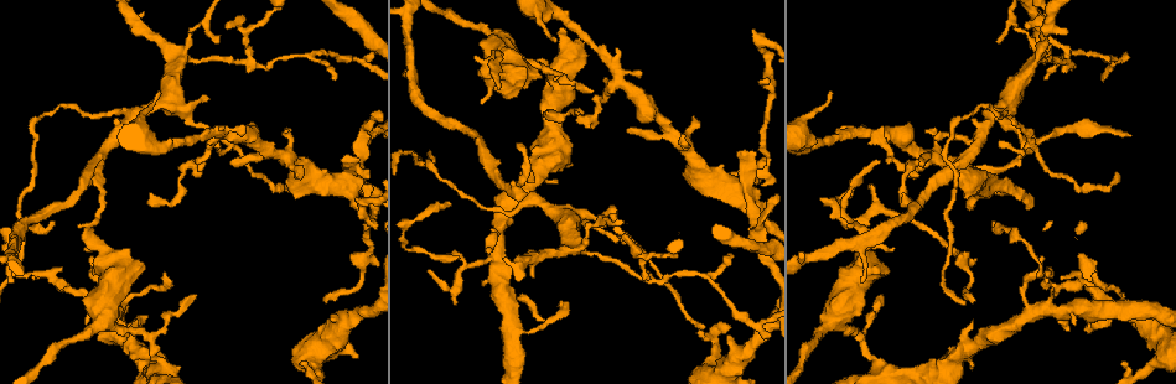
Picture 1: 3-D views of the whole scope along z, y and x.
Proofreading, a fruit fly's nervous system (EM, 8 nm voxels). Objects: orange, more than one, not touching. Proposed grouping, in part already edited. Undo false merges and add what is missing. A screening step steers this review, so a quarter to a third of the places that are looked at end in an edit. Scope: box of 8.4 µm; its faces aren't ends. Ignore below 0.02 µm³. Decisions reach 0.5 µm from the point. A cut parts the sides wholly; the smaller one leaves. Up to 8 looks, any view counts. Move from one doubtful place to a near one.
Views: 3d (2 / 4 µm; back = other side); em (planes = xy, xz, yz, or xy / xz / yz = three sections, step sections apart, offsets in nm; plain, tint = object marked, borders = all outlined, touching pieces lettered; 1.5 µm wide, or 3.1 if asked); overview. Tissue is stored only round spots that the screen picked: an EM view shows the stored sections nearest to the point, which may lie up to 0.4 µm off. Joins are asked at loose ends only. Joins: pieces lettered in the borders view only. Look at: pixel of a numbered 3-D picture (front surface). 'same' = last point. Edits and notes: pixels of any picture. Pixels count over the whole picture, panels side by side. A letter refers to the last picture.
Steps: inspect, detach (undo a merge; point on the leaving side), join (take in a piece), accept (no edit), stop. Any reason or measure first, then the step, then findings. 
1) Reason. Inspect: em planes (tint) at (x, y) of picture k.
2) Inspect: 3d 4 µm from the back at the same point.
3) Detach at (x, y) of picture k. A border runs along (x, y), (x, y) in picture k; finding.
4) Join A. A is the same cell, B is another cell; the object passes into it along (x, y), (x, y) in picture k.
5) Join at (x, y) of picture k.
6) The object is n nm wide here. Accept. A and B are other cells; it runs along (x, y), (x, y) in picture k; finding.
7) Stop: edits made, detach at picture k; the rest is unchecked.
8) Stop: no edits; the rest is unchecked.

An open end. Inspect: em xy step 8 (tint) at (294, 174) of picture 1.

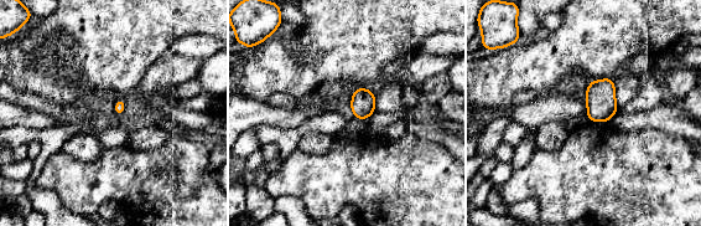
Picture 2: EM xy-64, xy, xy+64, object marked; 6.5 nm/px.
What lies round it. Inspect: em xy step 8 (borders) at the same point.

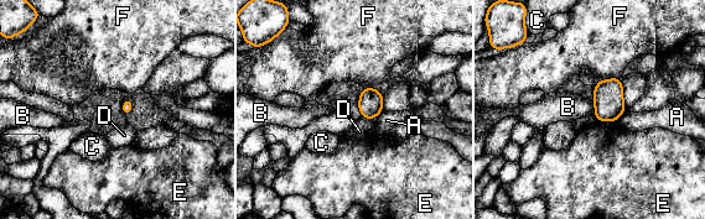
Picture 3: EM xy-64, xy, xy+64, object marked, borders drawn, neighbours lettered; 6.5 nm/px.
Accept. A, B, C, D, E and F are other cells; a border runs along (592, 102), (595, 114) in picture 3; none of them fits.

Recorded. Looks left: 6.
Free end. Inspect: em xz step 4 (borders) at (1046, 79) of picture 1.

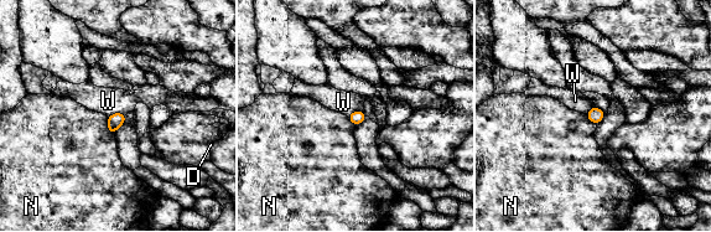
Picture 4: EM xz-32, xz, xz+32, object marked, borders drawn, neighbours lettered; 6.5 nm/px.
Cut it another way. Inspect: em planes (borders) at the same point.

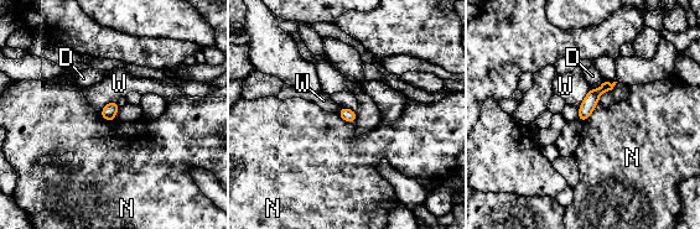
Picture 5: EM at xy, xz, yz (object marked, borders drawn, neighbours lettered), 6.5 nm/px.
The object is 90 nm wide here. Accept. D, N and W are other cells; no lettered piece goes on from it.

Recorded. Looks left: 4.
Thin neck. Inspect: em planes (plain) at (1067, 62) of picture 1.

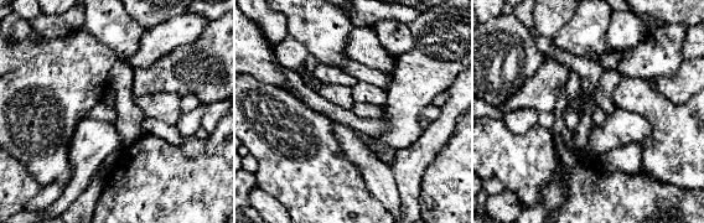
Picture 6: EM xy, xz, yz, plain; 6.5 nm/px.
Inspect: em planes (borders) at the same point.

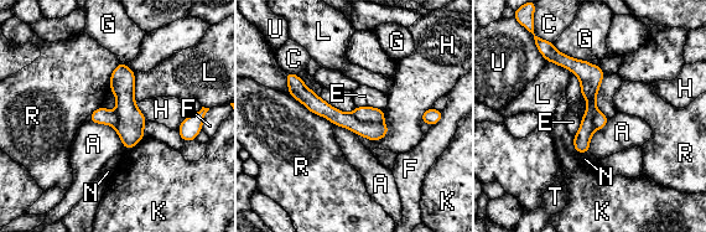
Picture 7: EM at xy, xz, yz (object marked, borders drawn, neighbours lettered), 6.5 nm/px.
Detach at (366, 114) of picture 7. A, C, E, F, G, H, K, L, N, R, T and U are other cells; a second neuron is stuck on.

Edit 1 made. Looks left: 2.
Stop: edits made, detach at picture 7; the rest is unchecked.

